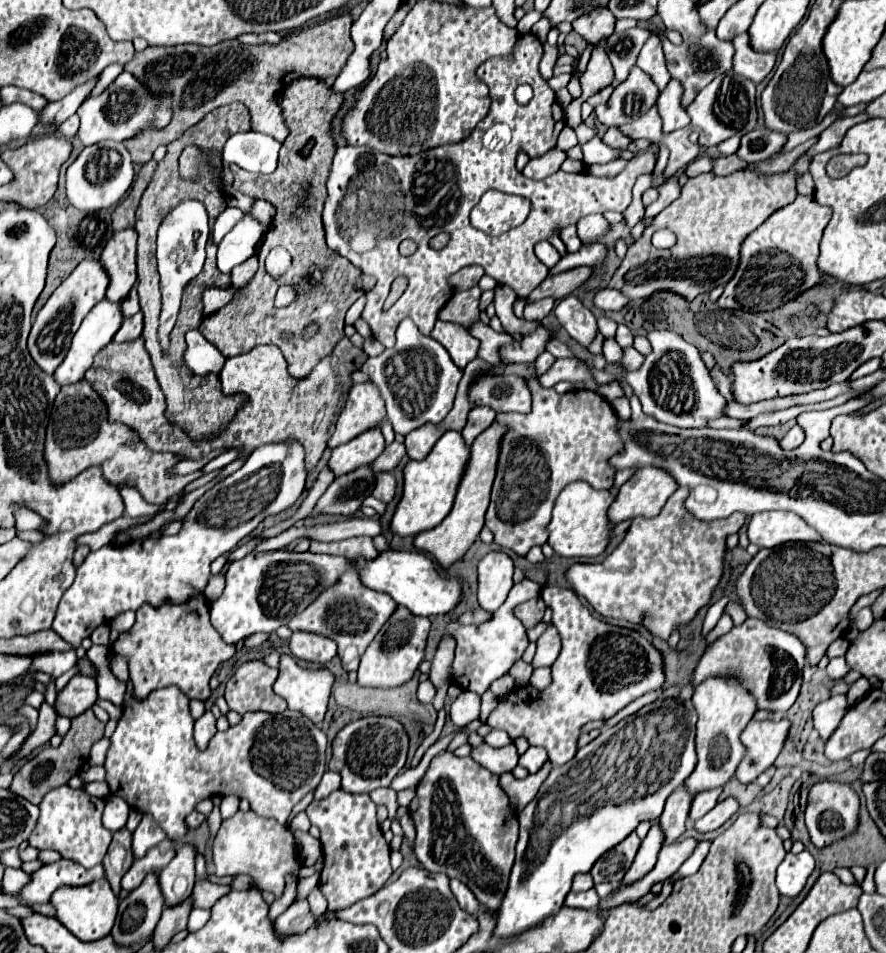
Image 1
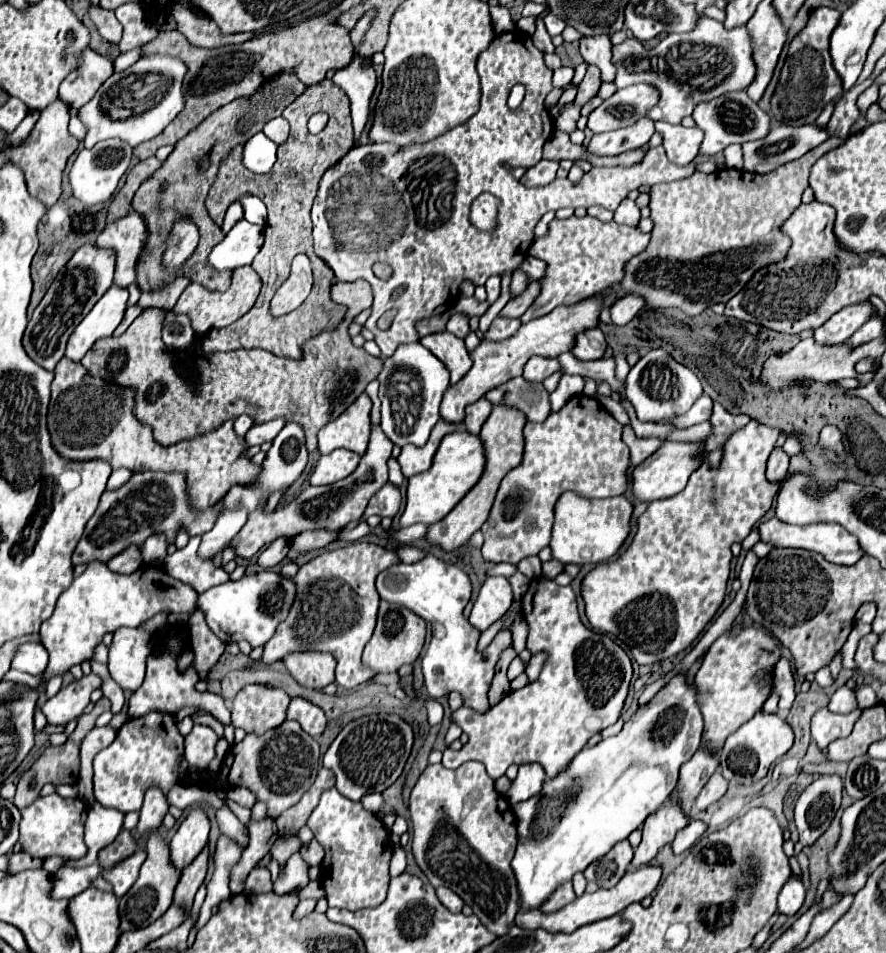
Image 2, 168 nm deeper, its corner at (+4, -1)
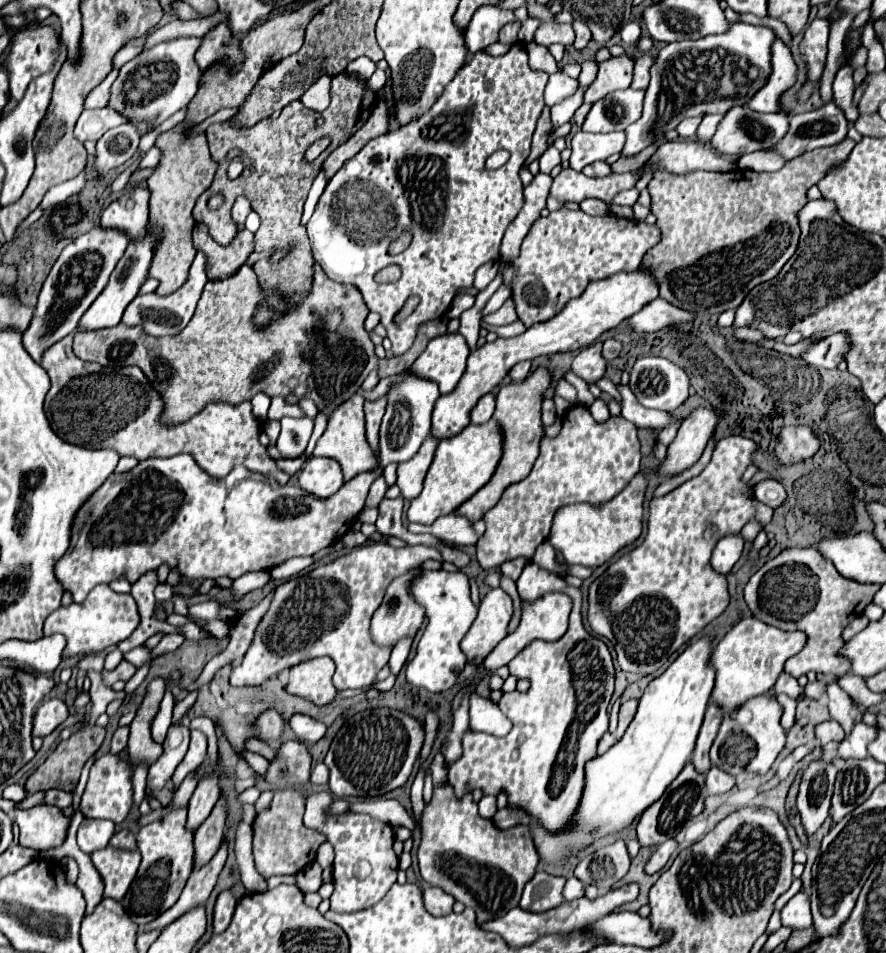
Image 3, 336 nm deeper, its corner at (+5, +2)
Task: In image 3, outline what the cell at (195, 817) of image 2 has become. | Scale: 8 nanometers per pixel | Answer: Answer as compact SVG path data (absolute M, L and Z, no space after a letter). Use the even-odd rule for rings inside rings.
M212 774L210 778L206 780L200 780L192 798L190 798L190 804L188 804L188 822L186 822L186 828L188 830L196 830L212 812L214 804L218 802L220 798L220 790L218 790L218 776Z

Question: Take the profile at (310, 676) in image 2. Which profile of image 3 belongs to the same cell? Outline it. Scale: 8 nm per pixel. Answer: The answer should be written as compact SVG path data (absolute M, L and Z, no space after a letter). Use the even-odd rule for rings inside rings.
M320 656L316 660L308 660L304 664L296 664L290 668L290 682L286 690L290 694L312 700L314 704L328 704L336 696L336 686L332 684L334 664L328 656Z

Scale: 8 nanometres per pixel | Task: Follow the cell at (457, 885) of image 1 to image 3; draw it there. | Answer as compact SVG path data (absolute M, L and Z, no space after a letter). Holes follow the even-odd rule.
M428 886L424 890L424 904L426 904L426 910L434 916L444 916L444 914L450 914L452 912L452 906L454 906L454 898L448 896L442 888L432 888Z

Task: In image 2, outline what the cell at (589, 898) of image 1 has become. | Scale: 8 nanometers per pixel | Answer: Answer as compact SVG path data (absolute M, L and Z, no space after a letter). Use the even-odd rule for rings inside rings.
M565 881L561 883L551 895L549 895L549 903L541 905L539 909L545 911L545 913L553 913L553 911L559 911L561 907L565 907L567 903L571 903L575 899L575 893L573 893L573 887L571 887L571 881Z

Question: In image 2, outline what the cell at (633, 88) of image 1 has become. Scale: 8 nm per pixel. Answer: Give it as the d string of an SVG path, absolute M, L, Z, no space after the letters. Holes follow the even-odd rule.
M631 85L625 89L619 89L613 97L603 101L587 121L587 127L593 133L605 133L615 131L621 127L629 127L635 121L639 121L649 107L653 107L659 101L659 91L653 85Z

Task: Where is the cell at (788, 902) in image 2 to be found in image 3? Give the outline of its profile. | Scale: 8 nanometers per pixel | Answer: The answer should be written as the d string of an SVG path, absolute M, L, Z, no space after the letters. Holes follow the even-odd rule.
M796 894L788 900L788 904L782 908L782 924L790 926L794 930L808 928L812 924L812 912L810 902L804 894Z

